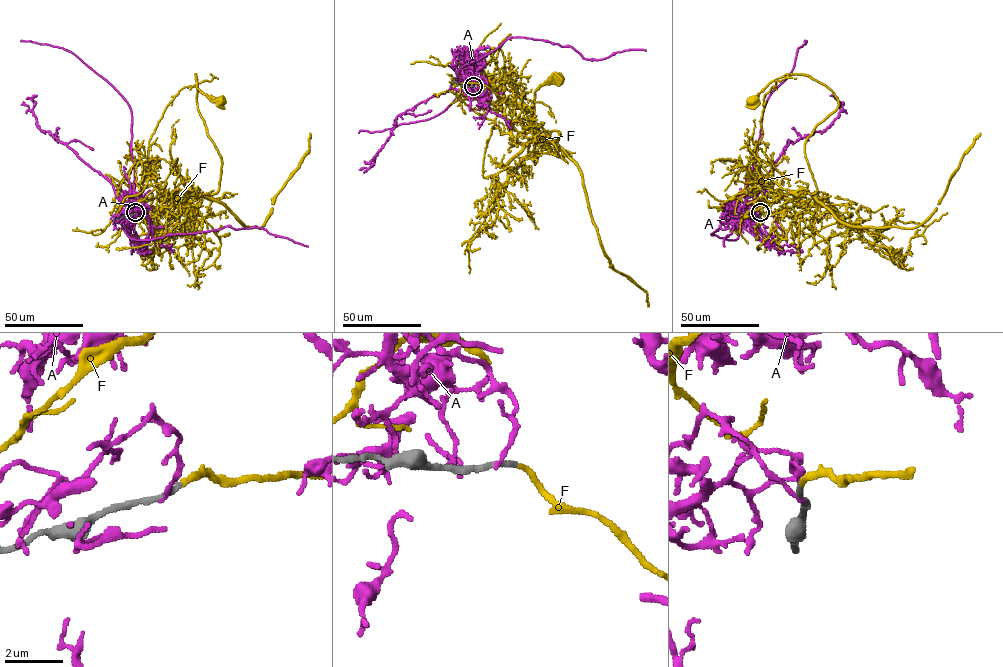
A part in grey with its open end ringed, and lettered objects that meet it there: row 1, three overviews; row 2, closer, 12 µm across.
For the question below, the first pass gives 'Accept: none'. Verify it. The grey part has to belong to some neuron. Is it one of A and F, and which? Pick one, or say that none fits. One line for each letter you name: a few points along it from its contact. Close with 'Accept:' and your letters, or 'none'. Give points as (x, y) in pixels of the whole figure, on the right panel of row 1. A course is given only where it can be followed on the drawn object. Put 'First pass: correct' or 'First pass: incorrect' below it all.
F: via (760, 212), (768, 205), (762, 188), (816, 200), (804, 144), (837, 98), (805, 75), (787, 74), (752, 102)
Accept: F
First pass: incorrect

